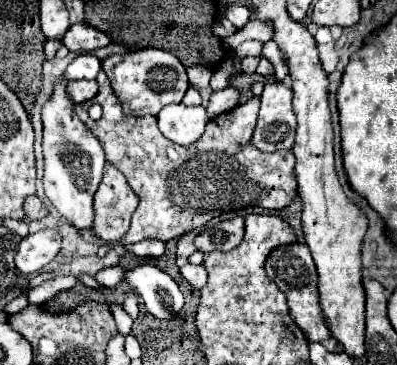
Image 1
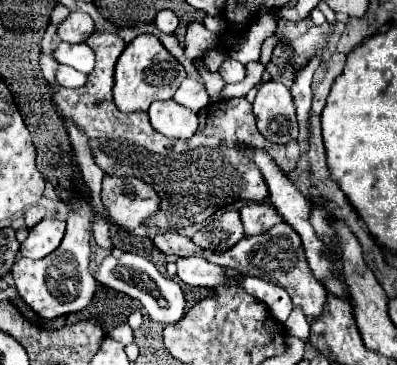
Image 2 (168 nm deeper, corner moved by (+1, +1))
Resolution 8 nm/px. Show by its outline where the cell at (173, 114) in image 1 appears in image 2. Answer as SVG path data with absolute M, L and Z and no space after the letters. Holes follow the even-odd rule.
M174 100L154 102L148 114L152 128L168 138L190 138L198 128L198 116Z

